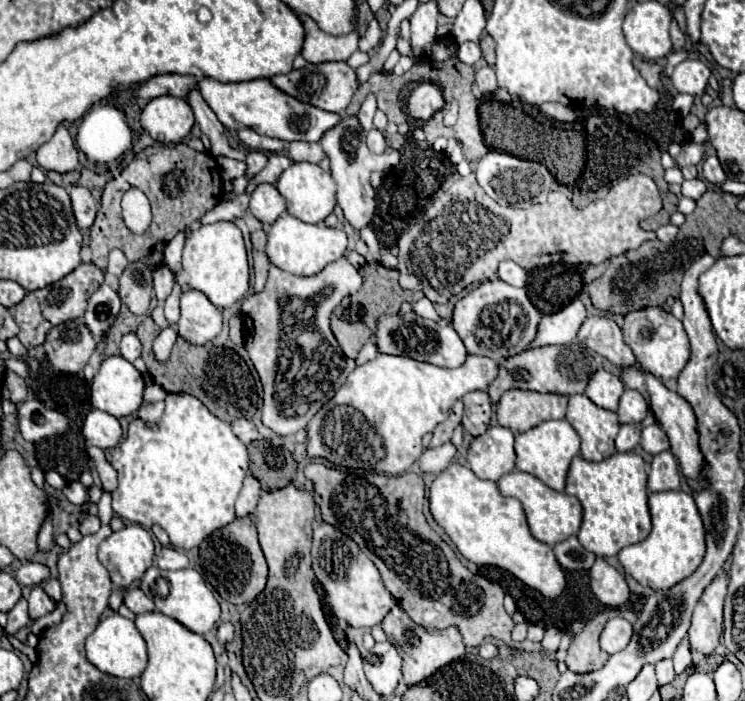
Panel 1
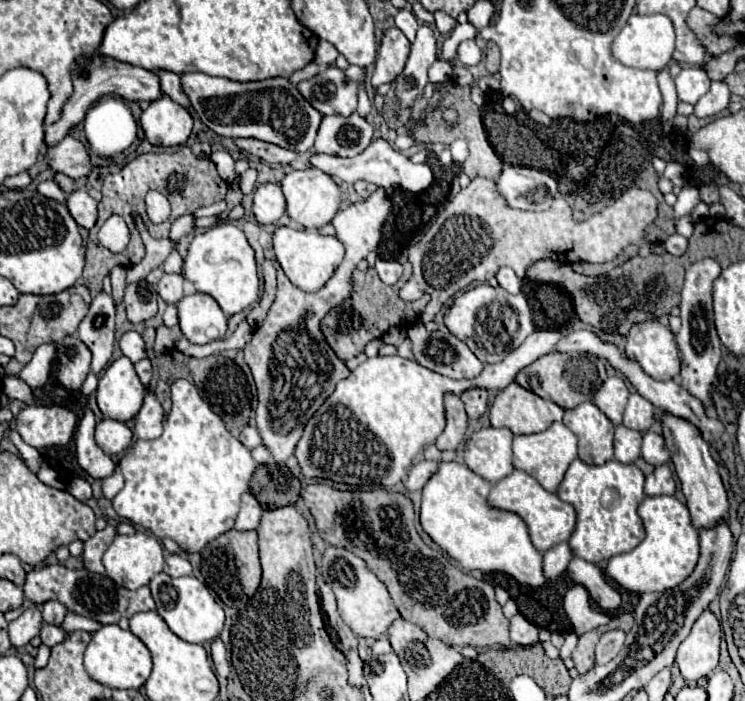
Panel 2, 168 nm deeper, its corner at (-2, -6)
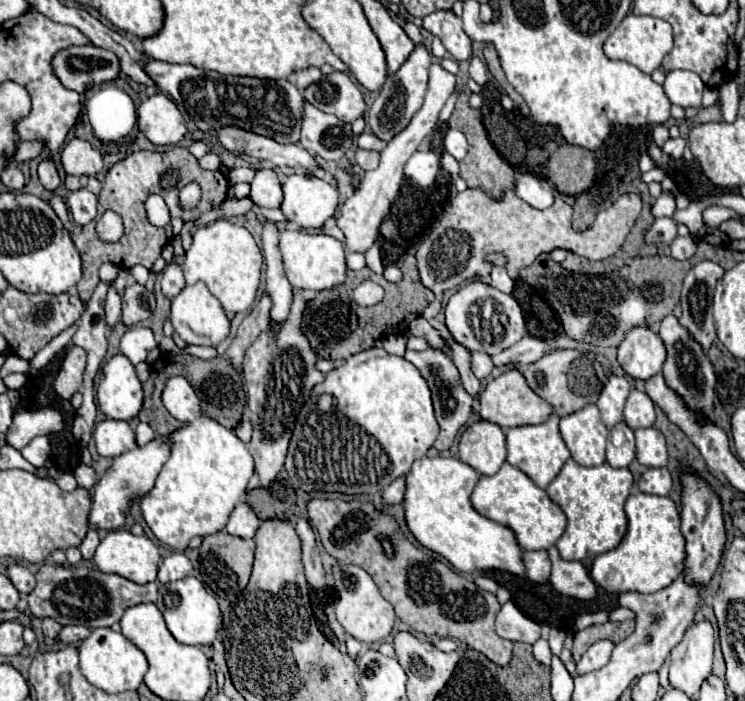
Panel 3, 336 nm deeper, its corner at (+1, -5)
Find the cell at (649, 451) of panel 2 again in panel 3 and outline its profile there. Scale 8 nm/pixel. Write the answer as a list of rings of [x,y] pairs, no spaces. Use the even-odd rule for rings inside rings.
[[[636,429],[636,457],[646,467],[666,467],[668,451],[664,435],[658,429]]]

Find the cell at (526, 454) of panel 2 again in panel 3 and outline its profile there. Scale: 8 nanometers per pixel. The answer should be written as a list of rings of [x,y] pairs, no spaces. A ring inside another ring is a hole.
[[[552,413],[548,417],[548,421],[544,421],[540,425],[510,427],[506,431],[506,451],[508,451],[506,461],[510,465],[518,467],[520,471],[524,471],[542,489],[548,487],[548,483],[558,475],[562,465],[570,459],[570,451],[558,431],[558,421],[560,421],[560,417],[556,413]]]

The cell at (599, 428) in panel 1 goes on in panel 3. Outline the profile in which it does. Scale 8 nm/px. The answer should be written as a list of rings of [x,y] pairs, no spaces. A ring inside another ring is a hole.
[[[586,405],[580,411],[560,419],[562,439],[578,465],[594,467],[606,461],[604,447],[608,429],[600,419],[596,405]]]

